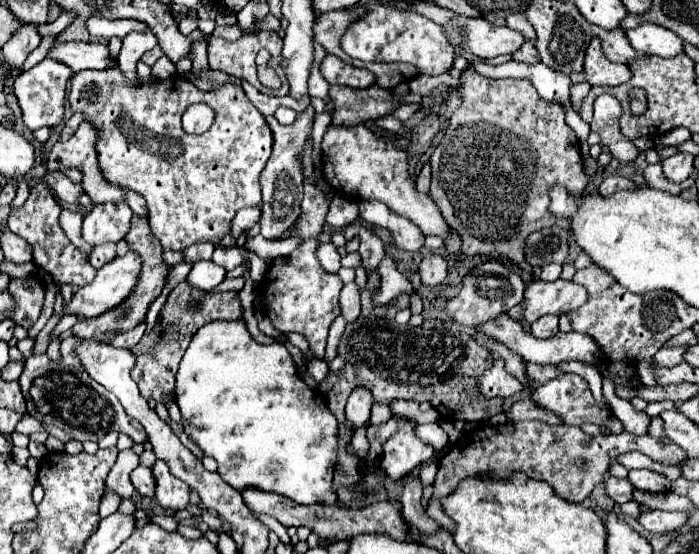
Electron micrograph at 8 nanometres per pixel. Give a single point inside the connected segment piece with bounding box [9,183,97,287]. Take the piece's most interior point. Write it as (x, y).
(37, 221)

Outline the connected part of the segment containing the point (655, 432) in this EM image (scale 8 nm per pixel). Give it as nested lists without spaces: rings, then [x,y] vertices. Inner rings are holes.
[[[653,417],[653,419],[651,419],[651,423],[649,423],[649,433],[651,433],[653,437],[661,439],[661,441],[669,441],[669,437],[667,437],[665,431],[663,431],[663,421],[661,421],[661,417]]]

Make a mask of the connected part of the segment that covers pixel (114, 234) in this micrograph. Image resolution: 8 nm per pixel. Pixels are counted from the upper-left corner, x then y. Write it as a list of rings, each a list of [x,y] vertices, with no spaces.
[[[101,203],[91,209],[91,213],[83,219],[81,237],[89,245],[117,243],[129,231],[133,211],[125,203]]]

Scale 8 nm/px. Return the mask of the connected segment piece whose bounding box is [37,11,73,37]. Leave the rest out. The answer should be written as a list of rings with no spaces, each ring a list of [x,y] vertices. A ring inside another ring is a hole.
[[[63,11],[53,23],[43,23],[43,25],[37,25],[39,33],[45,37],[45,35],[59,35],[69,23],[73,21],[73,13],[69,11]]]

